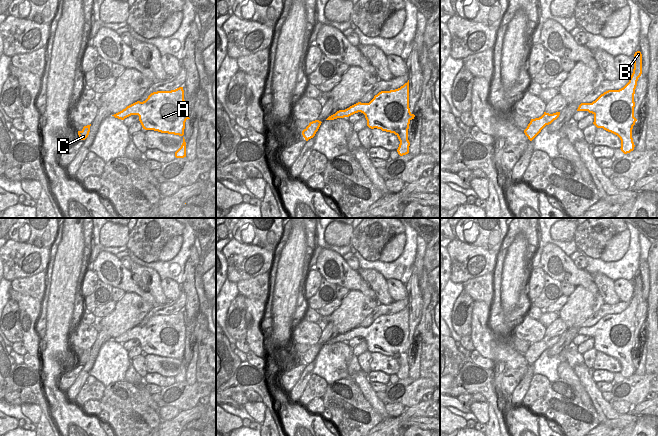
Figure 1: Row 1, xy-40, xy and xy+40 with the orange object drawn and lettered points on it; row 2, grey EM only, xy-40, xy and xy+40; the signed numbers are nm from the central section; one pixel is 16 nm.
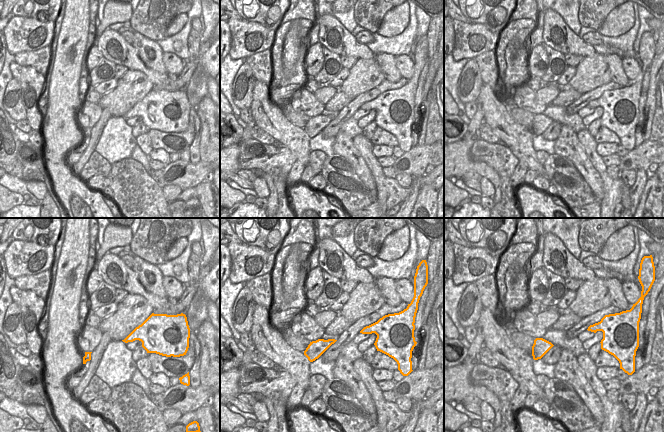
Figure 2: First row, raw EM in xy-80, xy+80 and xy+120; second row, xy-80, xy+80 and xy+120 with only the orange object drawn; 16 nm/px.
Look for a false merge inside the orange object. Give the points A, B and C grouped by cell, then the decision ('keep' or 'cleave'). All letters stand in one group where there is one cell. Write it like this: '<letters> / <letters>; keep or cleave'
A B C; keep

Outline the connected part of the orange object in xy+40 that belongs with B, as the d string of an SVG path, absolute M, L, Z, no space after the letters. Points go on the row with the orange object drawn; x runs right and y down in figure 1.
M634 54L634 69L629 82L619 90L608 90L592 103L581 103L577 111L588 111L594 115L593 124L597 128L617 135L621 140L624 154L634 150L632 129L637 119L634 117L634 94L638 78L642 74L642 54Z

